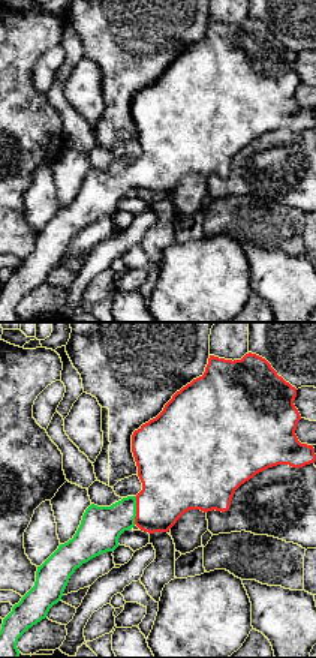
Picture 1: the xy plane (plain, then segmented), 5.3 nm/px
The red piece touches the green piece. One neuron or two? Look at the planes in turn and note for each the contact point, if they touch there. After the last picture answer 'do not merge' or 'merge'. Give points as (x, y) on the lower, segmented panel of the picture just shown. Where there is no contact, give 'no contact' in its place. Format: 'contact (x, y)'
contact (137, 510)

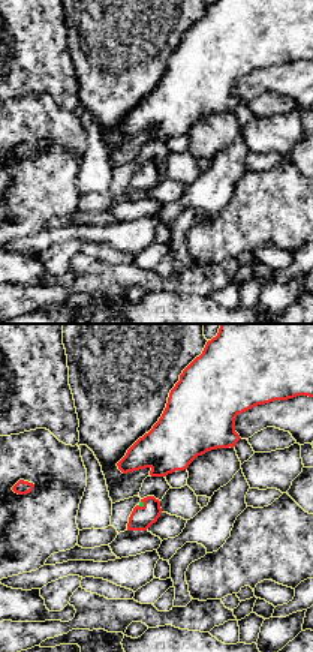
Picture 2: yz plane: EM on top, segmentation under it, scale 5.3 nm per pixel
contact (141, 507)

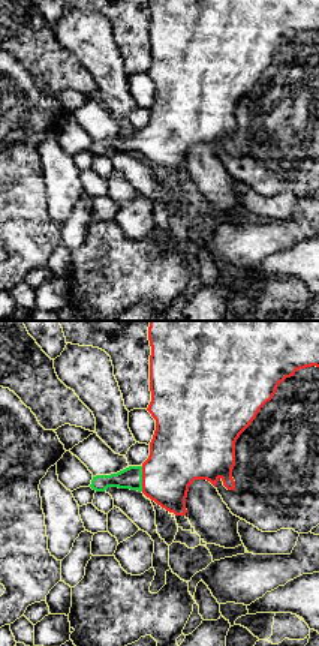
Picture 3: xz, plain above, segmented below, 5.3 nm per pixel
contact (143, 478)

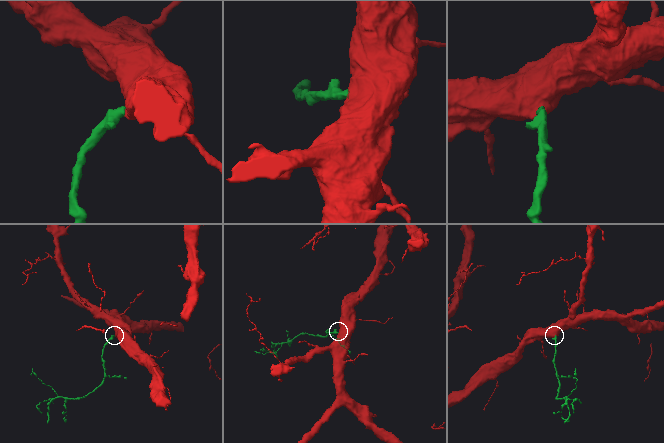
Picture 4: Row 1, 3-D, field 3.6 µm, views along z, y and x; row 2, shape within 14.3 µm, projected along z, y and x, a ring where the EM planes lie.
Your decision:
merge

